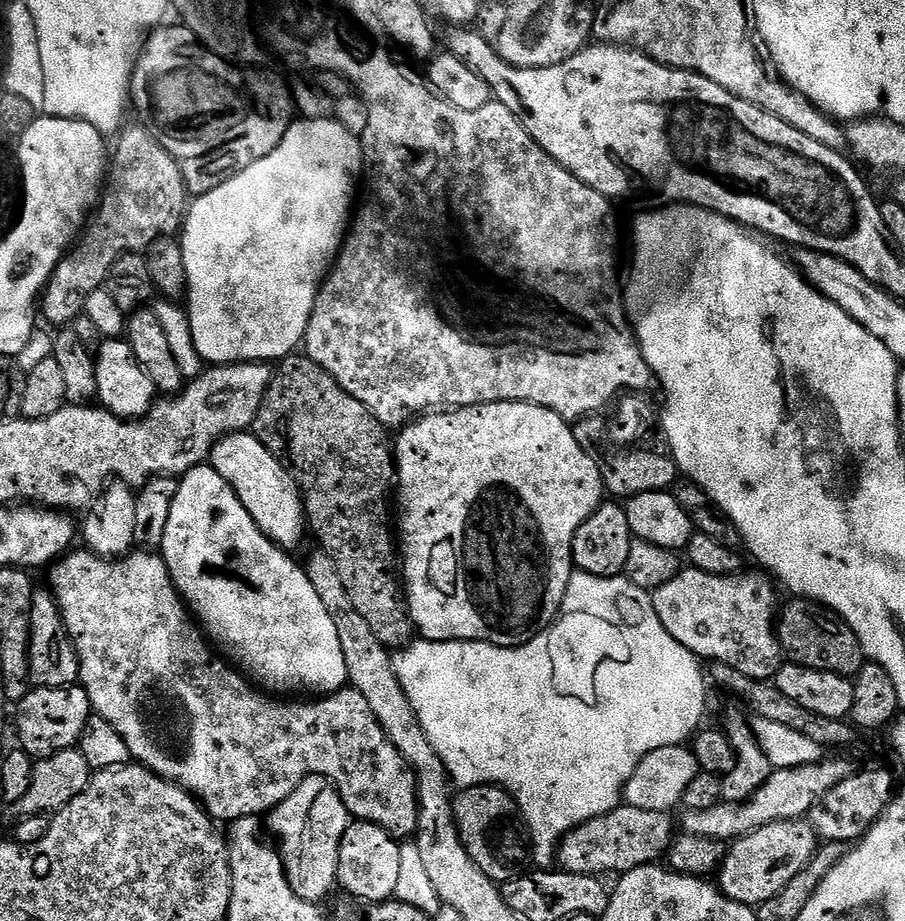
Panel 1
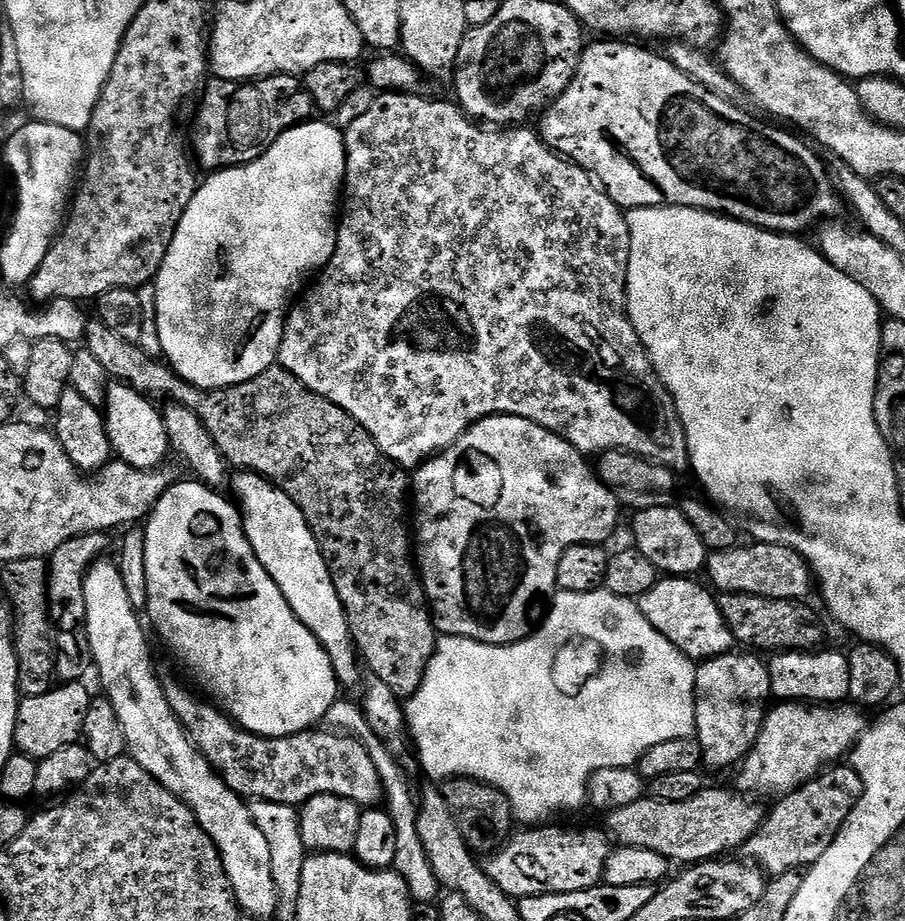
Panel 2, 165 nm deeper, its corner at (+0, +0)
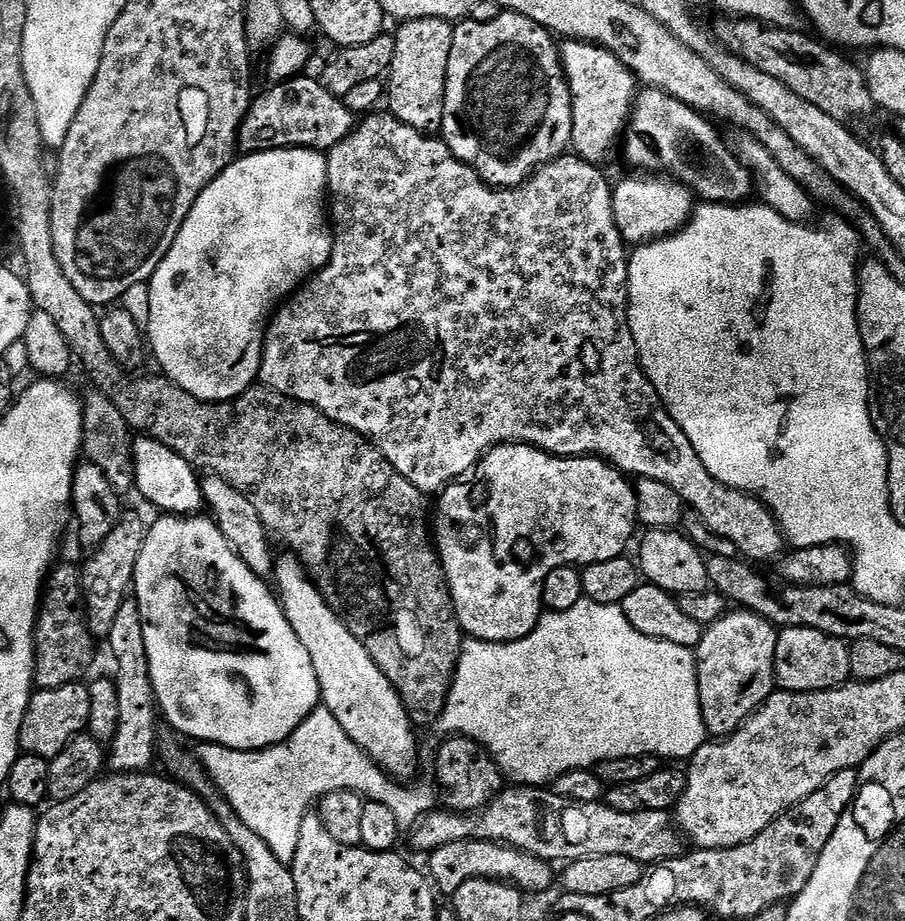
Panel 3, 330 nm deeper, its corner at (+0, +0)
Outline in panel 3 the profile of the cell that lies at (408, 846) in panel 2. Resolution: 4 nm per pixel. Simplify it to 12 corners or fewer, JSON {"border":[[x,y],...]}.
{"border":[[317,706],[257,752],[199,745],[217,792],[291,866],[308,808],[382,802],[410,830],[438,804]]}

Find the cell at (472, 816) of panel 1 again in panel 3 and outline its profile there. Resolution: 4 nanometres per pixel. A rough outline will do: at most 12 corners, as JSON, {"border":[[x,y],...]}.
{"border":[[449,735],[436,752],[438,800],[476,812],[506,777],[478,742]]}

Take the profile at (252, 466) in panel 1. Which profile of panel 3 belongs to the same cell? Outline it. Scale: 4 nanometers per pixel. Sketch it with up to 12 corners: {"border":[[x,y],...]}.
{"border":[[296,556],[274,584],[323,707],[389,776],[416,772],[412,719]]}

